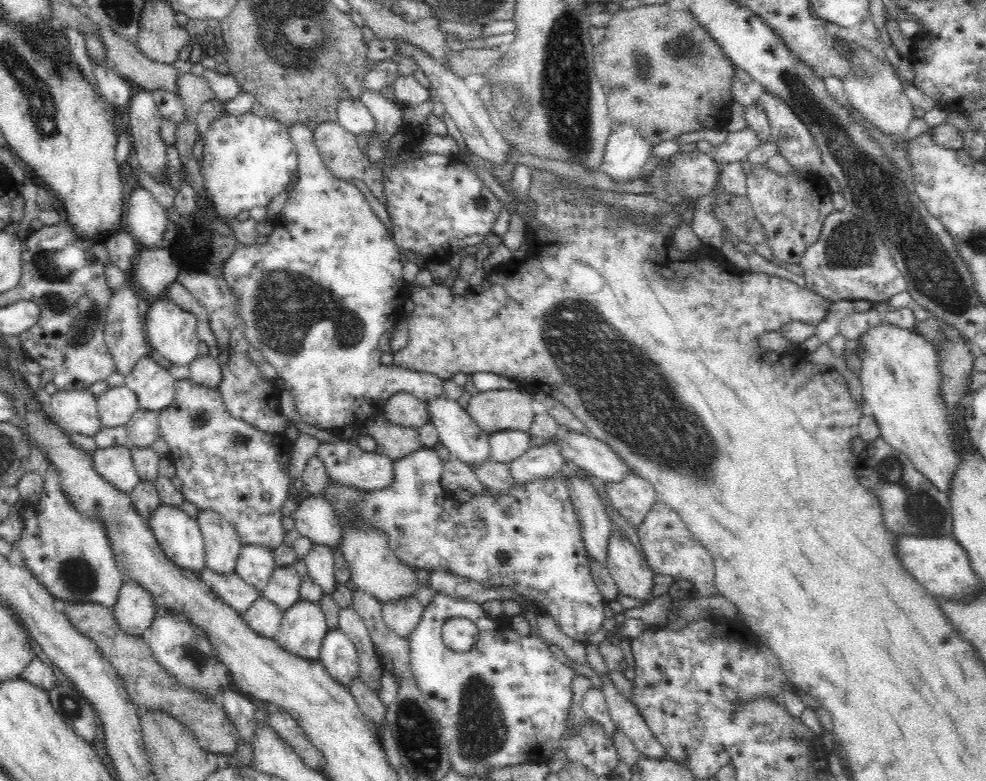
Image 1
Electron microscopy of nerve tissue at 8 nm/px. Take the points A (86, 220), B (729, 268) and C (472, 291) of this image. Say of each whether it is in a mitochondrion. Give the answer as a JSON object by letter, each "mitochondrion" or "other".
{"A":"other","B":"other","C":"other"}

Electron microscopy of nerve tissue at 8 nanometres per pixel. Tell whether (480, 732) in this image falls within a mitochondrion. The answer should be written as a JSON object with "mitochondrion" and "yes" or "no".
{"mitochondrion":"yes"}

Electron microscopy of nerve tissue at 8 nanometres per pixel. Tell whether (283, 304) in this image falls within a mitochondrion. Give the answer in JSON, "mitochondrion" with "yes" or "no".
{"mitochondrion":"yes"}

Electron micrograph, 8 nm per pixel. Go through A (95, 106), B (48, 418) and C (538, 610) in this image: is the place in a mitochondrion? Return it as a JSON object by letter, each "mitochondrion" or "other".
{"A":"other","B":"other","C":"other"}

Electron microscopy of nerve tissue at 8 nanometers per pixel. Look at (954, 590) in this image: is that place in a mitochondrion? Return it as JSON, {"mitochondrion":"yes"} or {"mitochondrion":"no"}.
{"mitochondrion":"no"}

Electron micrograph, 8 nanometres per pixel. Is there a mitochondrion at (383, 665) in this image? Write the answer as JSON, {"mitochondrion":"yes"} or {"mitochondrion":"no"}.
{"mitochondrion":"no"}

